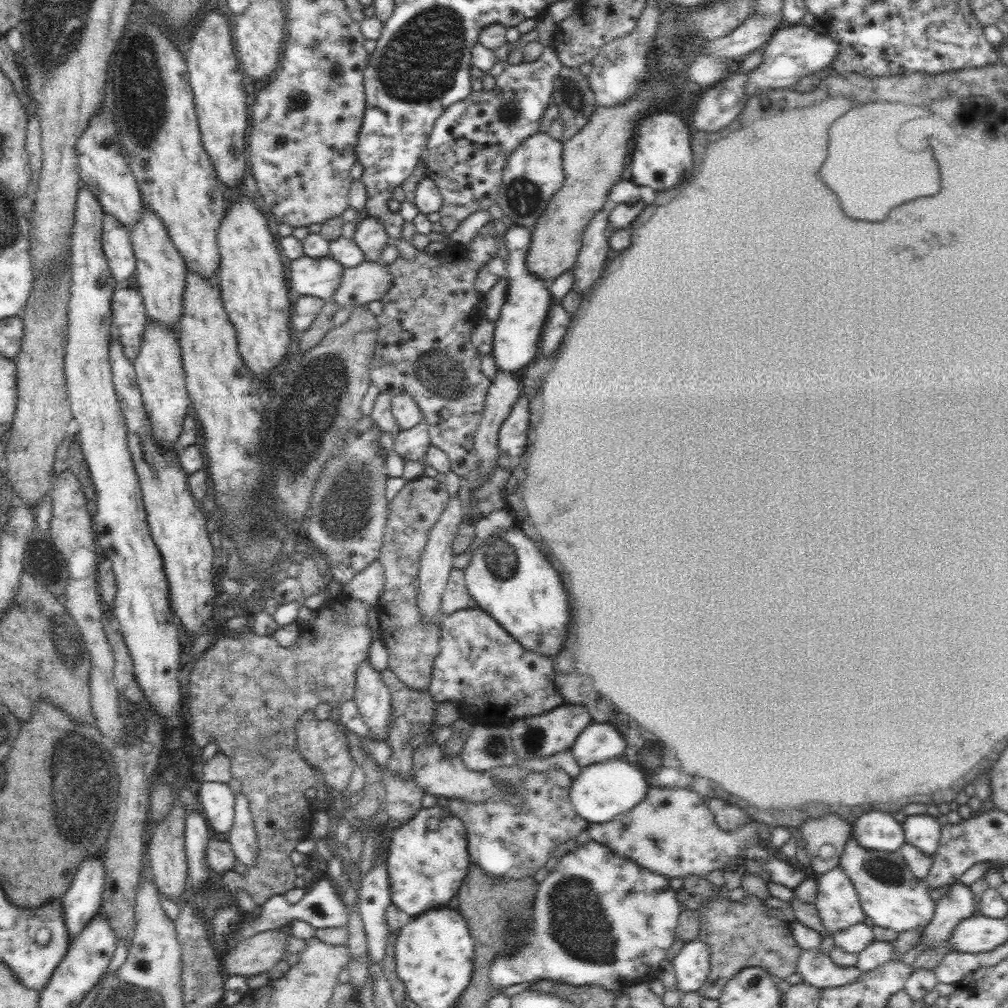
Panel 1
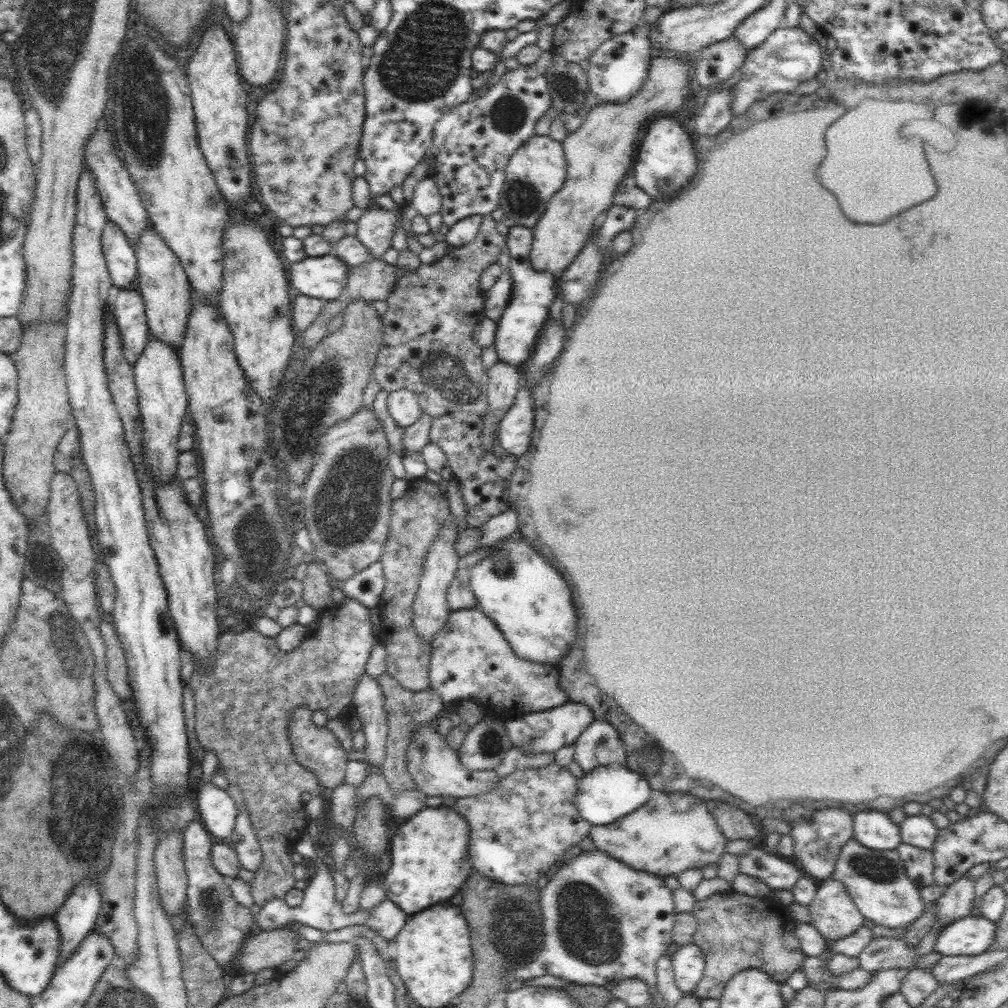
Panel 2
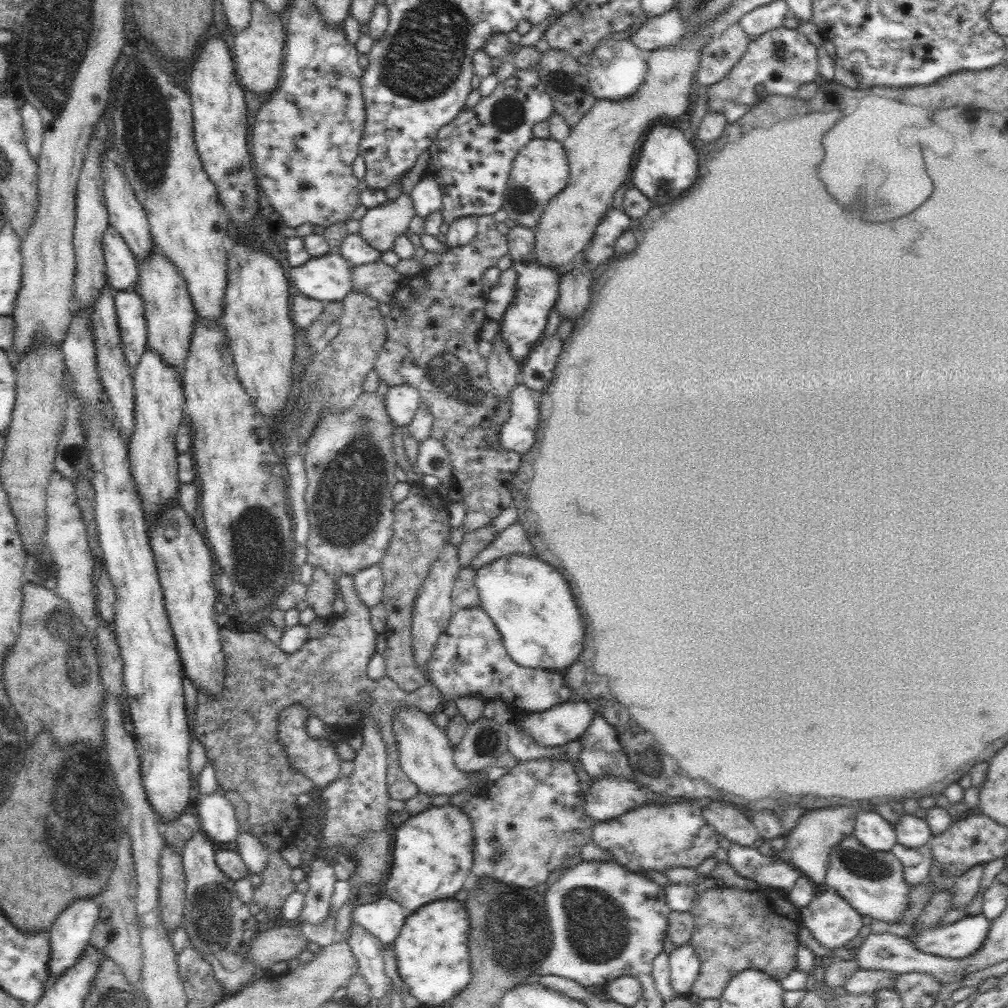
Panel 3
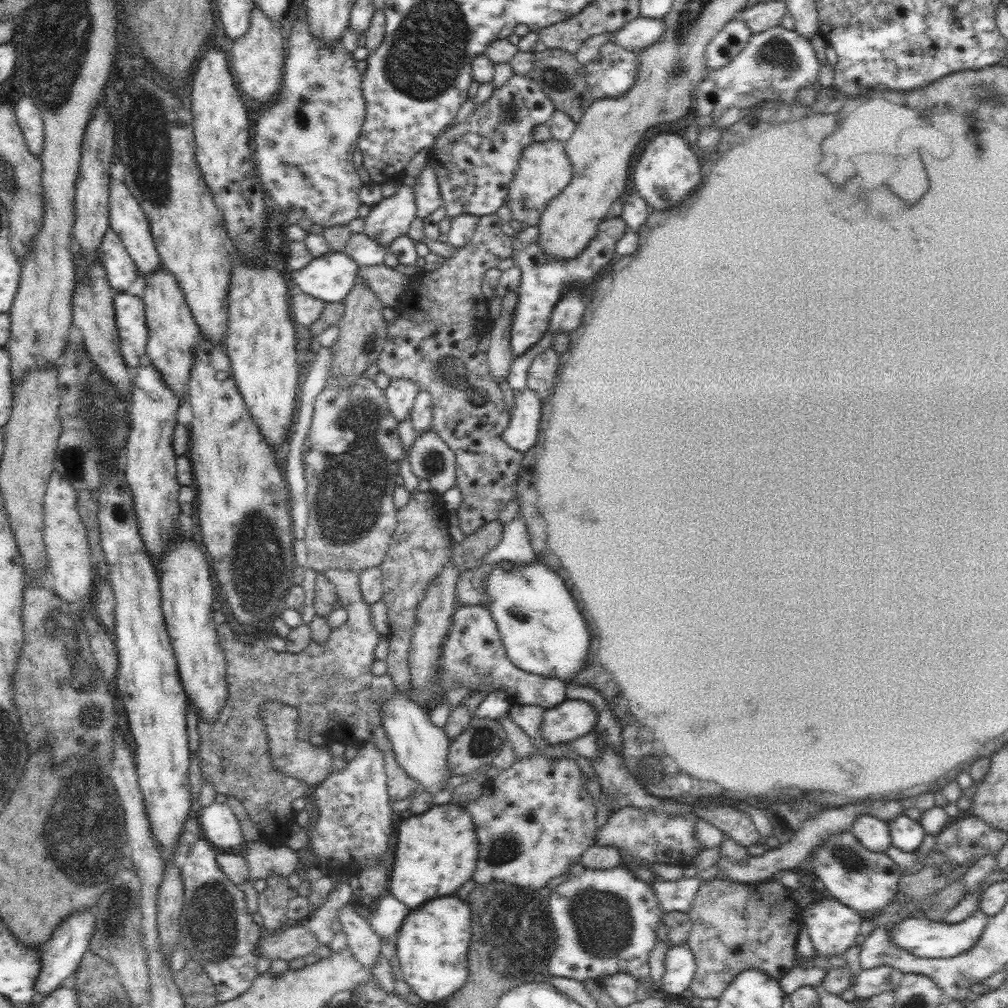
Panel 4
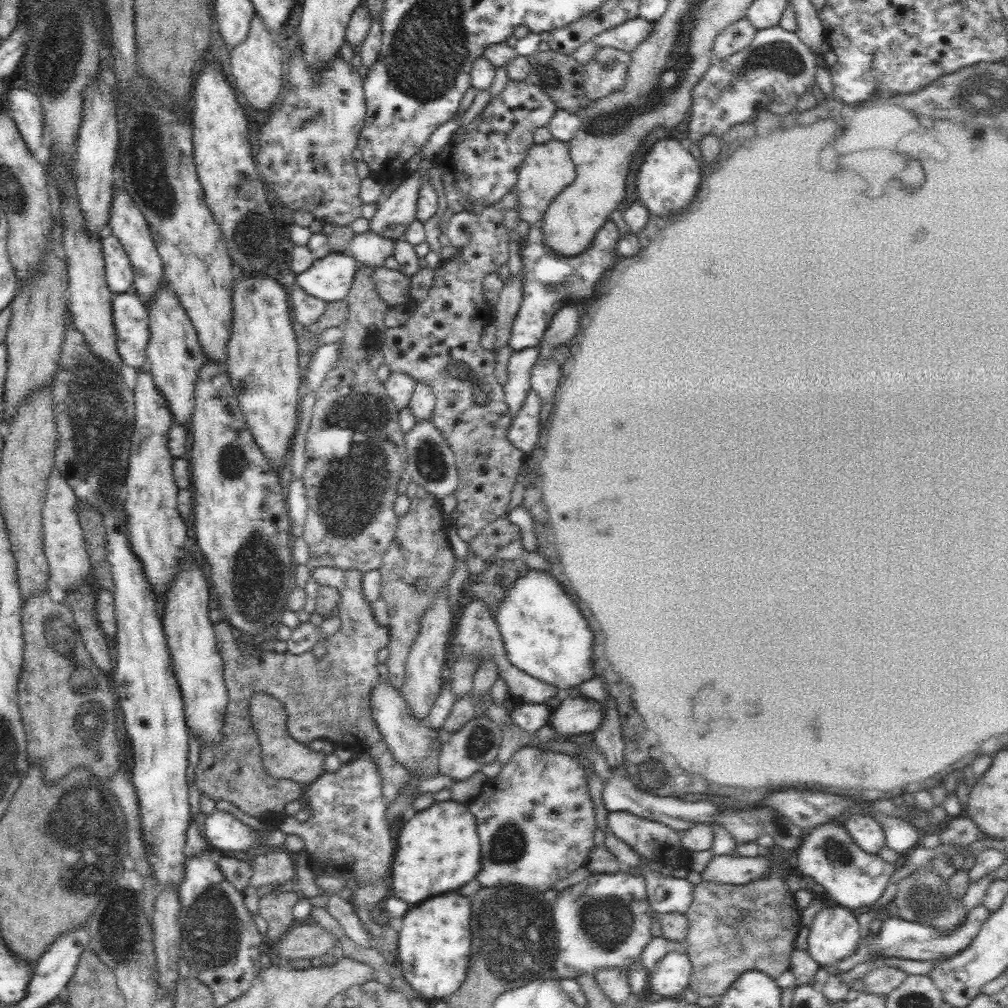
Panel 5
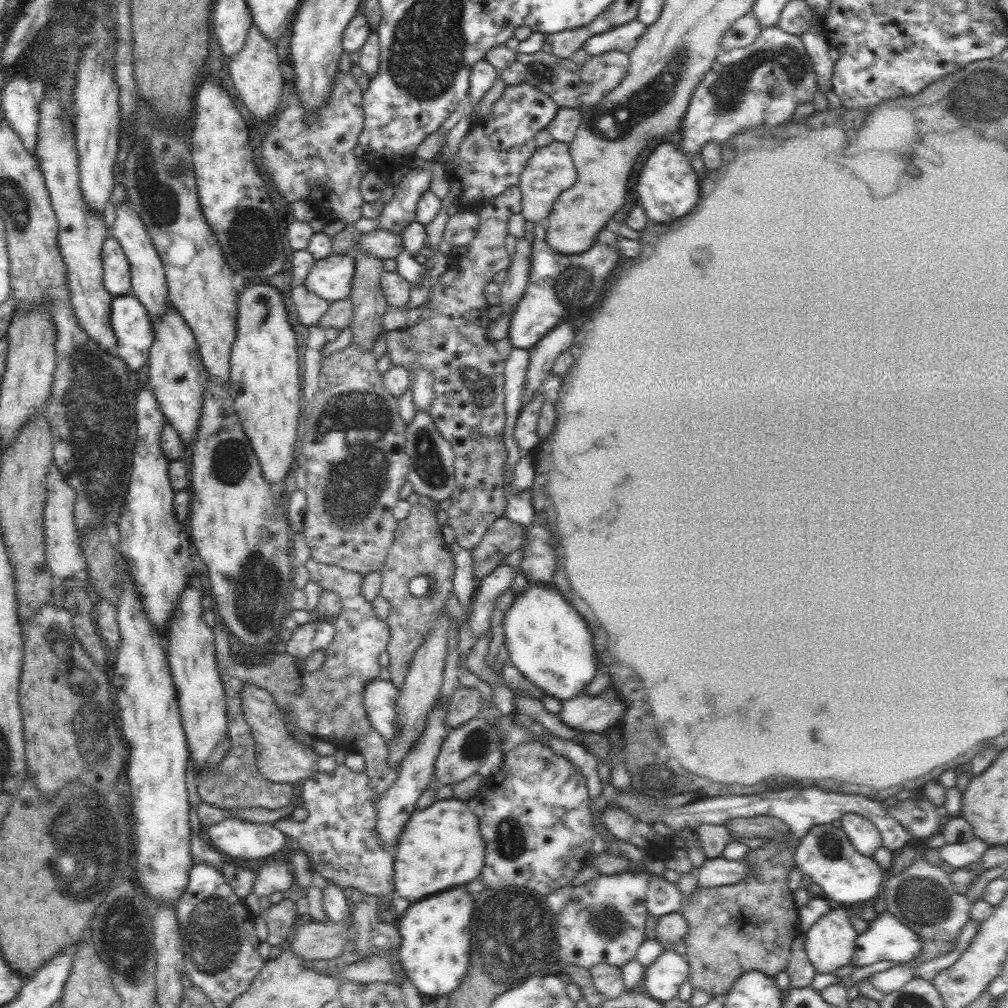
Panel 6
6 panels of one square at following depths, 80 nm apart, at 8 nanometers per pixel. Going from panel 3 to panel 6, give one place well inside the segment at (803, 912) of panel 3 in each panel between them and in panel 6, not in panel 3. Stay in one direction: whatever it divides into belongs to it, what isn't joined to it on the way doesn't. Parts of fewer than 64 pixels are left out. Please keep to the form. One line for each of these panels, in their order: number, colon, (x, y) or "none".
4: (833, 927)
5: (833, 934)
6: (830, 943)

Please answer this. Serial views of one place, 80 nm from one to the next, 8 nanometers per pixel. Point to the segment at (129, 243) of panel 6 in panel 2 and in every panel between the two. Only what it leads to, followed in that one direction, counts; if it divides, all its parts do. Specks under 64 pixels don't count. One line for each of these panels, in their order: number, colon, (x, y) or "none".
2: (122, 203)
3: (127, 215)
4: (127, 219)
5: (127, 222)

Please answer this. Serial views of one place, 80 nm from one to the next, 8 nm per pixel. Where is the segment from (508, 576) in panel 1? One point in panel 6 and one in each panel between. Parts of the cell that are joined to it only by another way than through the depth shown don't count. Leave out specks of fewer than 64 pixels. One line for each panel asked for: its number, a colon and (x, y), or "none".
2: (524, 595)
3: (530, 603)
4: (543, 632)
5: (544, 634)
6: (548, 641)

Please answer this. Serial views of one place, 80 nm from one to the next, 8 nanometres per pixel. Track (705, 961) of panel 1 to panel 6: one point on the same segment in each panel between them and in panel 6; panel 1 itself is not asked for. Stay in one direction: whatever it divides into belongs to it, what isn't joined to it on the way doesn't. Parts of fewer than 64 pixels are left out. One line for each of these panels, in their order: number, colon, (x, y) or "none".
2: (688, 964)
3: (684, 963)
4: (679, 963)
5: (671, 976)
6: (663, 978)

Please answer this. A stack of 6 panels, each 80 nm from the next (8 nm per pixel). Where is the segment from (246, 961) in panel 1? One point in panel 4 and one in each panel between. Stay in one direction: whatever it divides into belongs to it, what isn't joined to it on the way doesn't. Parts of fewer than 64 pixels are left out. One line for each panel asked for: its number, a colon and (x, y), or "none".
2: (266, 949)
3: (279, 943)
4: (297, 941)

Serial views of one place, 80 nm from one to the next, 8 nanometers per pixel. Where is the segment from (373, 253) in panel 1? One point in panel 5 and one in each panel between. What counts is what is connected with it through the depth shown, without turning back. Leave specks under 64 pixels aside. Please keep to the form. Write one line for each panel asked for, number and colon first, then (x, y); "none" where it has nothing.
2: (375, 229)
3: (380, 226)
4: (390, 218)
5: (394, 214)

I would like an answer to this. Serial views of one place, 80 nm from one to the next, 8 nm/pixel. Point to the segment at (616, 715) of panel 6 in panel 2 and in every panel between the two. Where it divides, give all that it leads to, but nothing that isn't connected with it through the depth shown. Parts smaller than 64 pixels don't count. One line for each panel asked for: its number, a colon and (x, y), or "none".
2: (547, 731)
3: (563, 723)
4: (572, 718)
5: (575, 715)

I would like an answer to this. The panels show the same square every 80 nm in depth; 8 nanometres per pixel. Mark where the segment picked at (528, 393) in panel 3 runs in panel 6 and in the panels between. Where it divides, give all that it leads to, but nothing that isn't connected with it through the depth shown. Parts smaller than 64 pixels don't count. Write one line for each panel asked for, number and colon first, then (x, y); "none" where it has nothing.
4: (522, 431)
5: (524, 433)
6: (525, 433)

